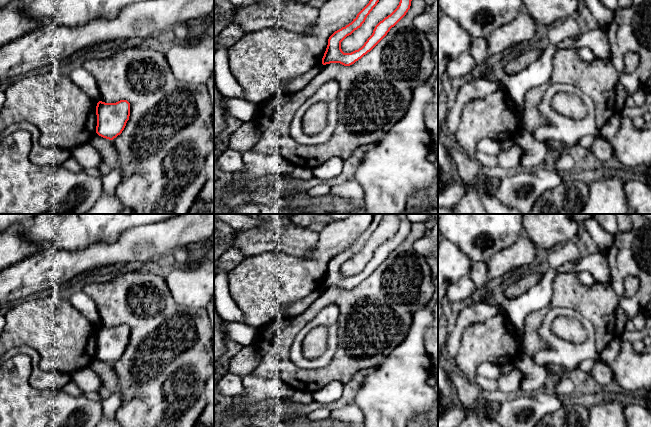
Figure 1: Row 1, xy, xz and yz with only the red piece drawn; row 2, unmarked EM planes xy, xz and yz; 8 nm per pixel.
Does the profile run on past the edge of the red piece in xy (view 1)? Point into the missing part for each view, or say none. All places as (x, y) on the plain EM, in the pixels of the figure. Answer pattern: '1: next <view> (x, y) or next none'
1: next none

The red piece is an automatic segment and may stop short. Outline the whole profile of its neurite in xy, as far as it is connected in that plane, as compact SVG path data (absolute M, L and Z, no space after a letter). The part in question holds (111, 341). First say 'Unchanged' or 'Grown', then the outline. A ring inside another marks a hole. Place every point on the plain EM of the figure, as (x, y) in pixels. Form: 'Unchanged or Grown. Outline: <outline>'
Unchanged. Outline: M120 324L116 327L99 325L96 330L96 357L106 363L113 364L124 354L130 340L130 327Z

